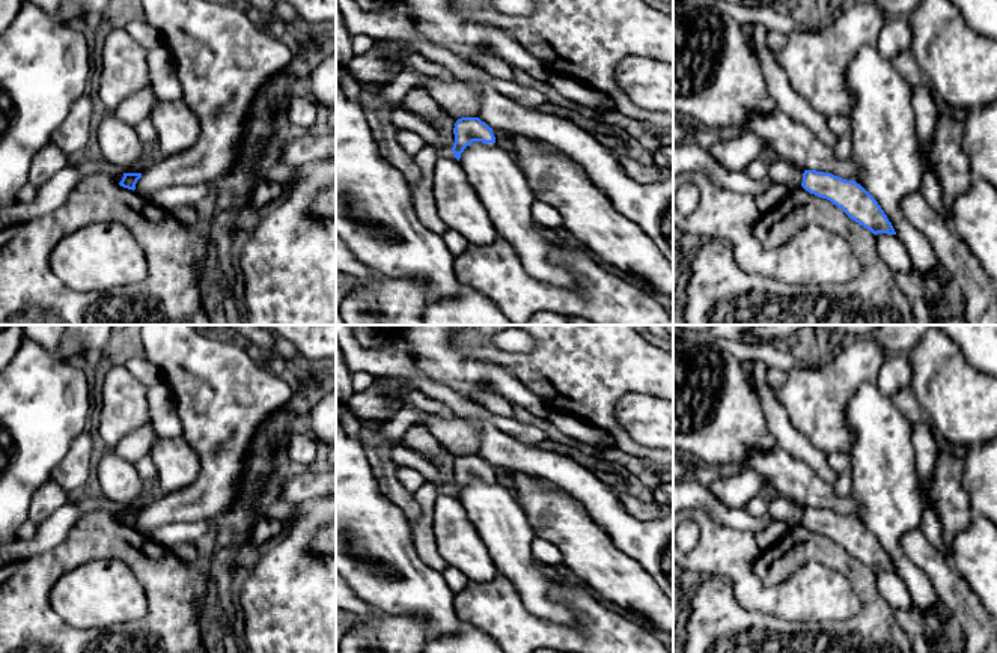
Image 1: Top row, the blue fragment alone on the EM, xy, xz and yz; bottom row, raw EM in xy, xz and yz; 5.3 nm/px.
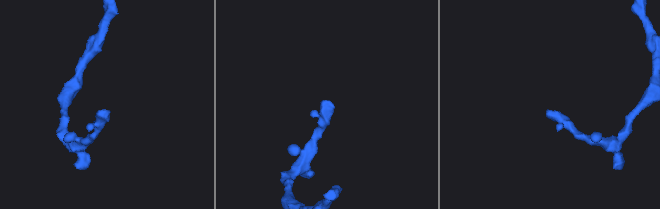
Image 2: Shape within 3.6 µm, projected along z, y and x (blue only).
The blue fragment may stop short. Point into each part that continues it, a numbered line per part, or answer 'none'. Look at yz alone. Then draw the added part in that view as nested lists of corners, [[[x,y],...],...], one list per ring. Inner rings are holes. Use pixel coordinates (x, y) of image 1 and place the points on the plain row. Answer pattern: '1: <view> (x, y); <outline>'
none

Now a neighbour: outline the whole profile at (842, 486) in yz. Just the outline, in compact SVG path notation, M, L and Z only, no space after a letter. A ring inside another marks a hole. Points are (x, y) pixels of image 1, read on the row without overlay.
M849 468L837 475L837 480L834 483L834 492L837 497L849 495L849 492L851 492L851 471L849 471Z

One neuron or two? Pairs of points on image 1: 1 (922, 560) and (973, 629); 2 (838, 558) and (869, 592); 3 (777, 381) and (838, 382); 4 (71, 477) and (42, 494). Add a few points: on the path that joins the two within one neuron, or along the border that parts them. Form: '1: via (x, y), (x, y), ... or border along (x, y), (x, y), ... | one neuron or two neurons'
1: via (940, 577), (969, 611) | one neuron
2: via (845, 566), (863, 584) | one neuron
3: border along (786, 373), (786, 381), (774, 390) | two neurons
4: border along (50, 479), (71, 495) | two neurons

